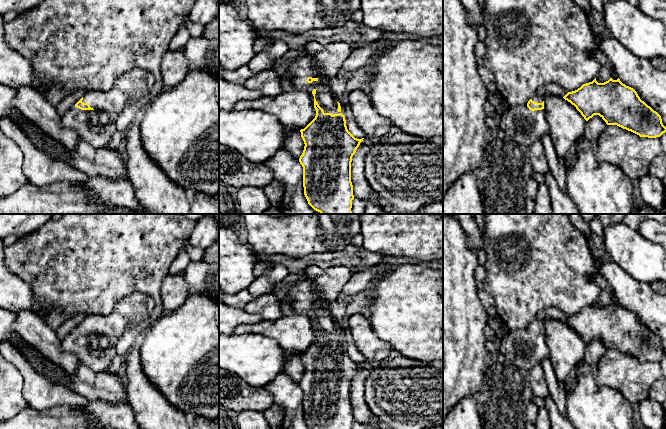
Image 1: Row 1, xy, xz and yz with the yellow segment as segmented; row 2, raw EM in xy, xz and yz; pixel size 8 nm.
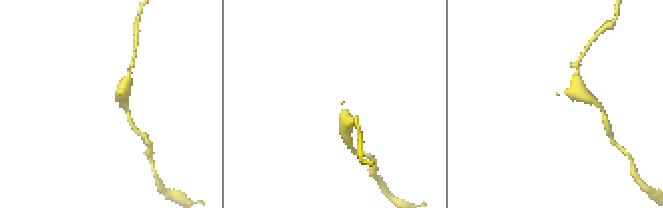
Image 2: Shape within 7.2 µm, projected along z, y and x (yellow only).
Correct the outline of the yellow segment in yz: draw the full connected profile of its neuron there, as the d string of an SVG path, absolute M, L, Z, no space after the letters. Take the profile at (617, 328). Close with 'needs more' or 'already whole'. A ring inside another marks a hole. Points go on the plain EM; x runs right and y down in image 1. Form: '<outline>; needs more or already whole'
M596 302L564 321L586 345L599 339L607 349L617 349L640 361L656 362L666 356L661 340L620 303L598 307Z; already whole

